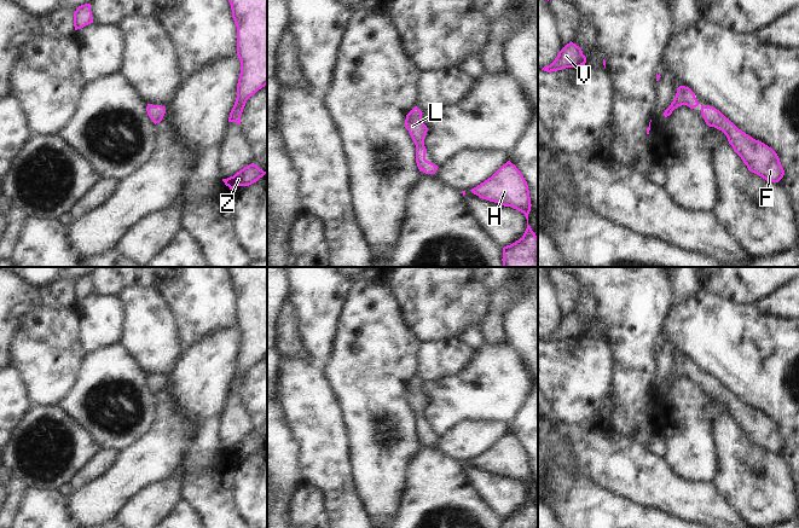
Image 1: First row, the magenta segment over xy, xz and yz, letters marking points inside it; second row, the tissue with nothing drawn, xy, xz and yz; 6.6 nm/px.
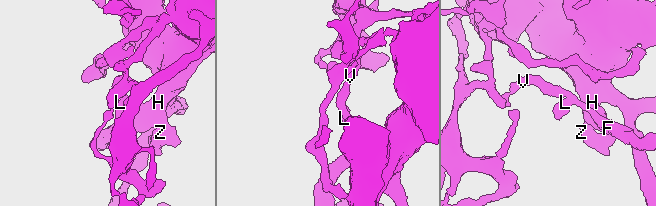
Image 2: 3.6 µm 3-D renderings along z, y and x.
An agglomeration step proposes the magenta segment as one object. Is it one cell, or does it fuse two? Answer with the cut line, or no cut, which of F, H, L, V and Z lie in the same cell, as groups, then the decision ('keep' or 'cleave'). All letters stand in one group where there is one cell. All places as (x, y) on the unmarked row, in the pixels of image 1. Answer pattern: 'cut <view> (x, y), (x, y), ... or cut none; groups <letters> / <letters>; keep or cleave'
cut none; groups F H L V Z; keep

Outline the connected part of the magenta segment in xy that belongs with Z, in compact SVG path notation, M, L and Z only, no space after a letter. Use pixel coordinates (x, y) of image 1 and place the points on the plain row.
M251 434L241 440L239 442L237 442L233 447L222 449L222 452L225 453L226 457L230 458L230 460L232 460L237 457L249 457L254 454L266 443L267 442L264 442L256 435Z

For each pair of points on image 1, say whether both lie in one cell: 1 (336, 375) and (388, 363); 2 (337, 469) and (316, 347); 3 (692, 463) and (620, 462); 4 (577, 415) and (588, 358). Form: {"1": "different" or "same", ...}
{"1": "same", "2": "different", "3": "different", "4": "same"}

